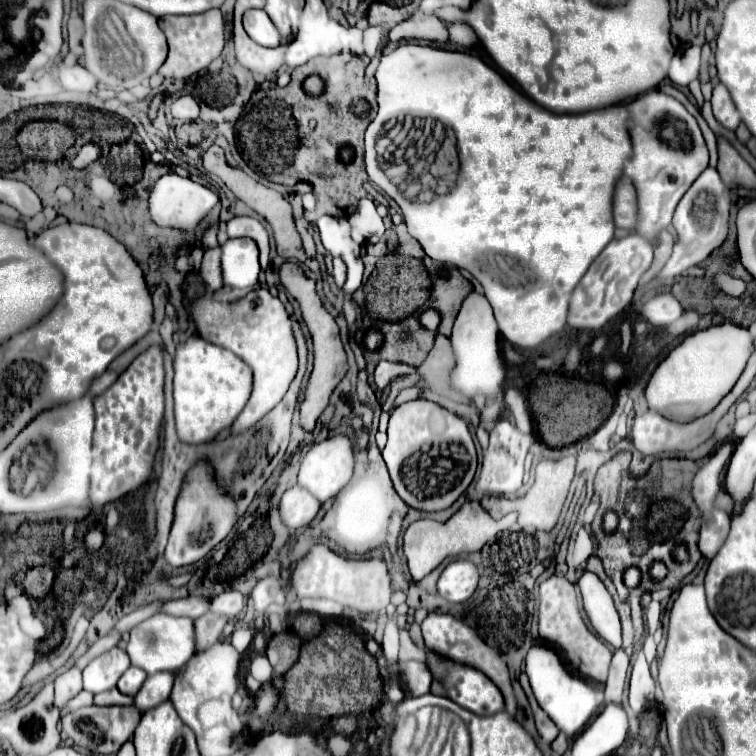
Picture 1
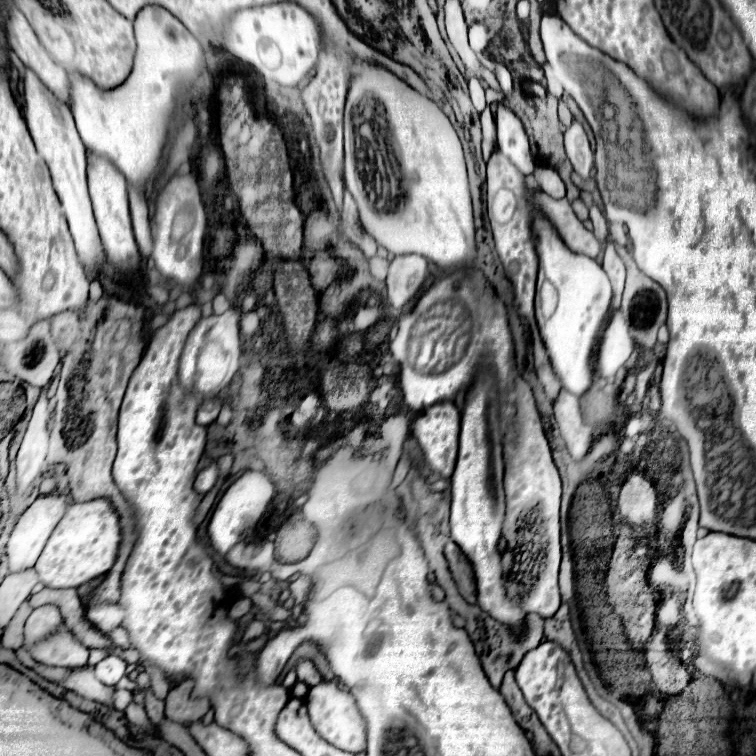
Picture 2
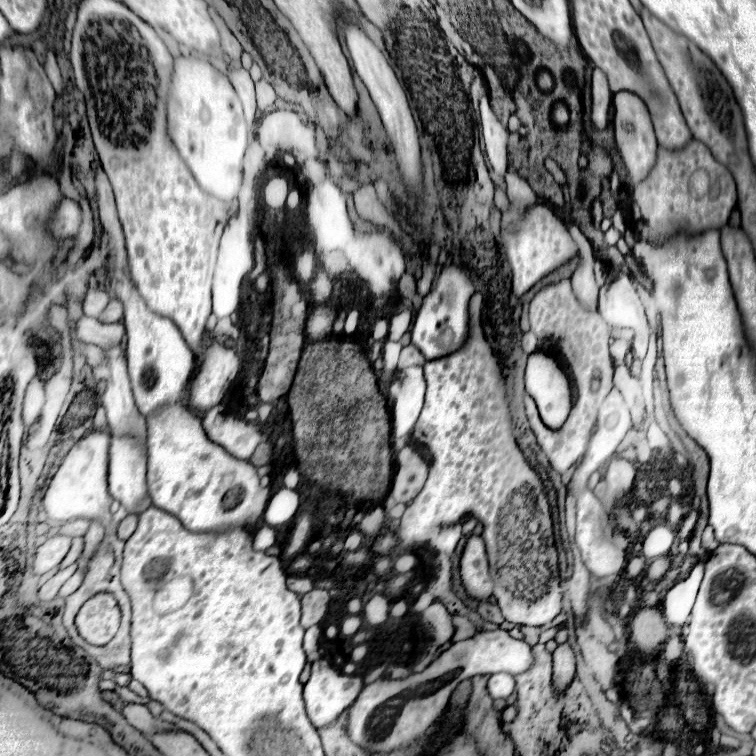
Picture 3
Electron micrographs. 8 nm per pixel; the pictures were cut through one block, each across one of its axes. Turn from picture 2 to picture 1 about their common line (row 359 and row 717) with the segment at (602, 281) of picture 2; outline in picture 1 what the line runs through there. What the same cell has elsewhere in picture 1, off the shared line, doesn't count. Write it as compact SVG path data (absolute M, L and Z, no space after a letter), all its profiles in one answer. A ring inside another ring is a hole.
M532 646L526 656L526 674L530 678L532 692L544 712L548 712L550 720L564 732L566 736L574 738L578 732L584 730L584 726L598 714L598 710L604 704L604 688L584 680L570 676L566 668L560 664L560 658L554 650L544 646Z

